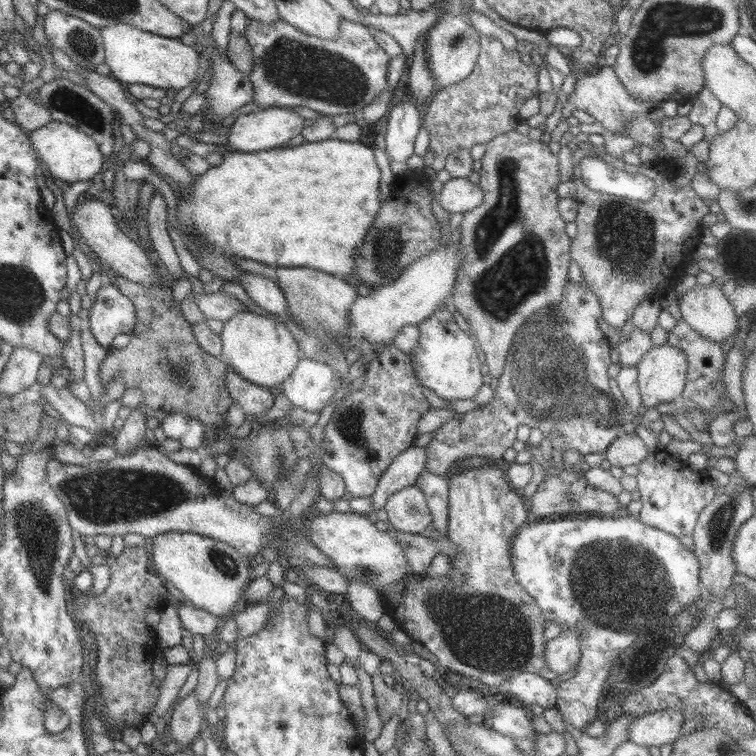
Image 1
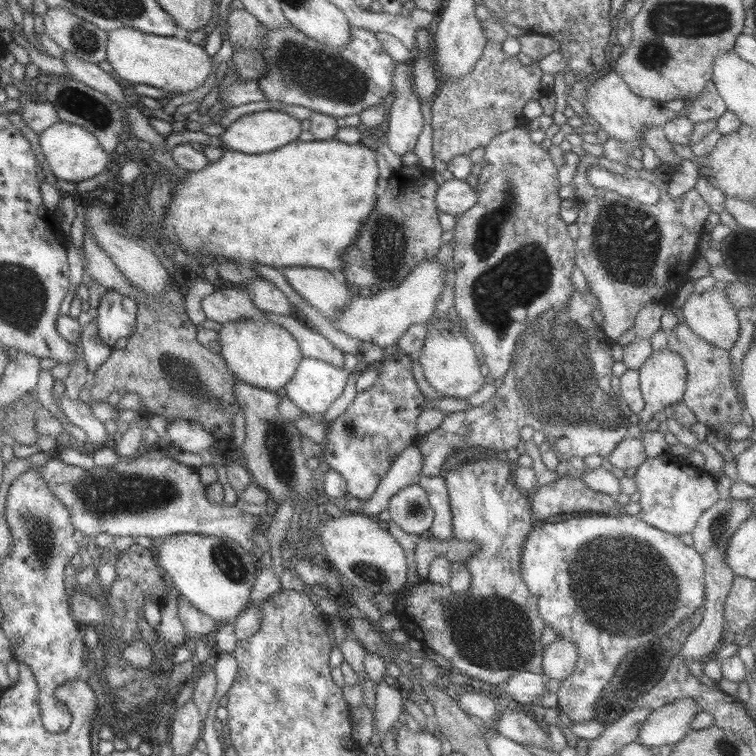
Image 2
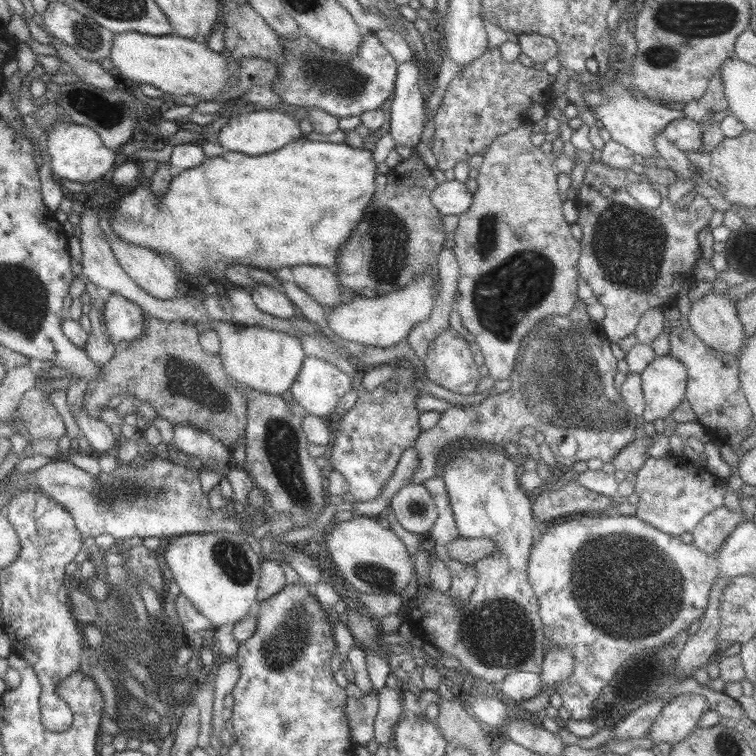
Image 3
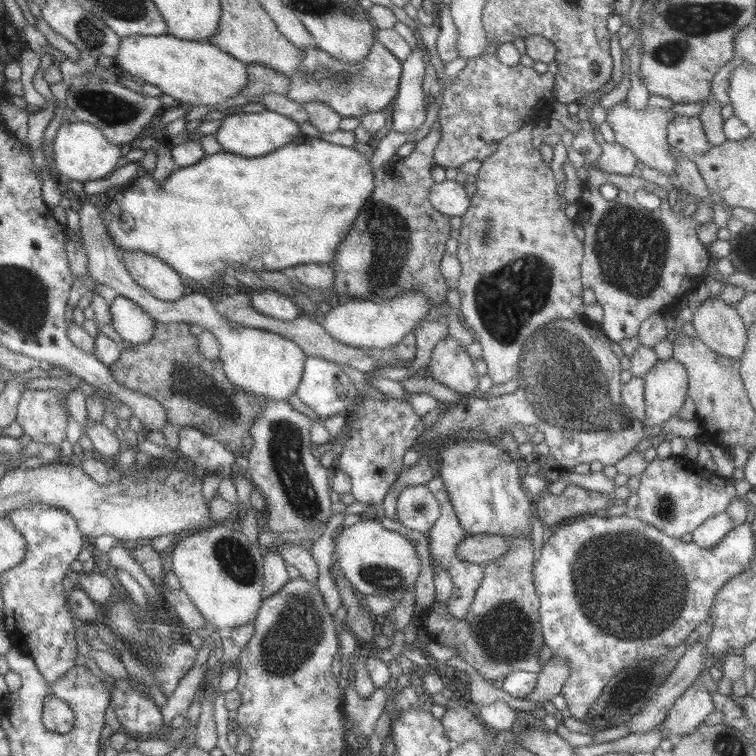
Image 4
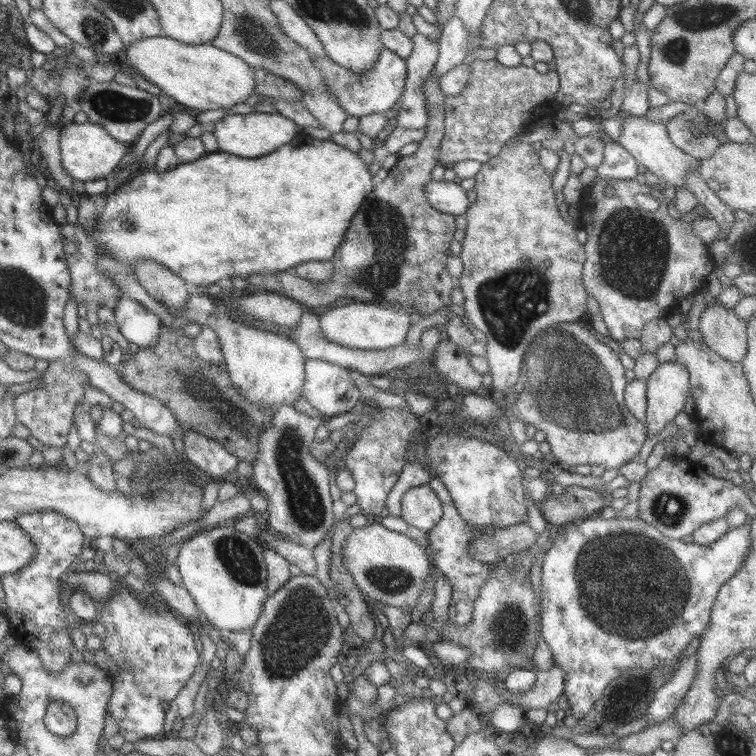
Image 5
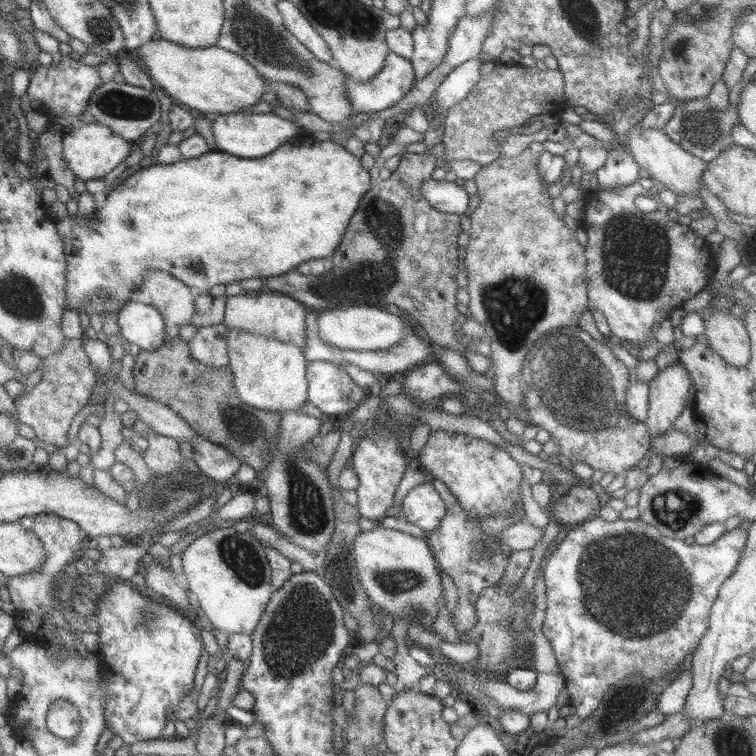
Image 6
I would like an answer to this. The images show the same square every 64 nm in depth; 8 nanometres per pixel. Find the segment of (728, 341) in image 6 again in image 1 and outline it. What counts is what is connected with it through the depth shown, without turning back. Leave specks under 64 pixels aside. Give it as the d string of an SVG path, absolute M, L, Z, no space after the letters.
M713 284L687 290L678 300L681 318L702 338L721 345L738 327L739 317L732 306Z

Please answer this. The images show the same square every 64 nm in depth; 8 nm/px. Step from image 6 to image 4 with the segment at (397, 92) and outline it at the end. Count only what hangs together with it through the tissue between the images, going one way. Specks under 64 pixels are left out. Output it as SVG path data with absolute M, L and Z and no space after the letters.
M377 41L371 43L367 55L359 63L347 63L333 59L316 47L305 47L303 55L297 63L297 72L288 78L289 85L285 89L285 98L291 102L305 105L311 100L325 104L339 116L360 117L365 113L382 111L395 99L401 75L401 62Z

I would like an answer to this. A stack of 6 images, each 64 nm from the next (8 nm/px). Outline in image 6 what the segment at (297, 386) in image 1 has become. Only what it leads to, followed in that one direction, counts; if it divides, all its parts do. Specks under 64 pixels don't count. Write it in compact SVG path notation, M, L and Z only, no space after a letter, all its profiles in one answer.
M309 361L305 380L306 401L321 411L323 418L345 416L365 400L364 390L354 384L341 365Z

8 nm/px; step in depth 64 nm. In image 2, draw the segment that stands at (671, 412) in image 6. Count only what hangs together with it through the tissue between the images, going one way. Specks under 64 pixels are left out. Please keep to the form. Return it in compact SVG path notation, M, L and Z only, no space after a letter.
M663 348L651 352L639 369L638 388L643 409L638 413L639 421L646 423L651 418L661 418L663 409L679 403L686 383L683 360L675 352Z

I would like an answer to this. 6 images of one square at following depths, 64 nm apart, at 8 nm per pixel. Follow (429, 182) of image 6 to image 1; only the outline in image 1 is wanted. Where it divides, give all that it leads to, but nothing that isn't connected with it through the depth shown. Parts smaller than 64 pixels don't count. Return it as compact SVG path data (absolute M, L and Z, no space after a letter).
M467 177L453 178L444 182L435 200L439 206L453 214L461 214L475 208L481 202L481 189L478 184L471 183Z

